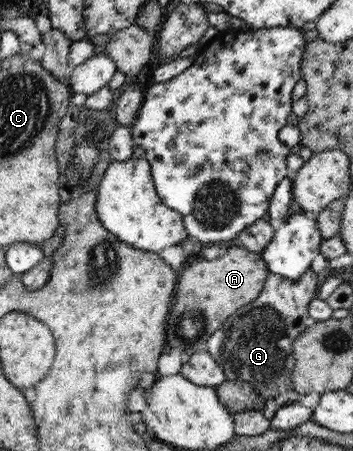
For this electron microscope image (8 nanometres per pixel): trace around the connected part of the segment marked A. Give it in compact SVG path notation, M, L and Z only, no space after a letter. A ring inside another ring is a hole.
M240 246L224 250L216 259L193 262L177 280L175 293L180 298L174 301L174 314L170 314L170 346L180 346L180 350L190 353L194 342L208 338L238 309L257 300L269 274L261 253Z

